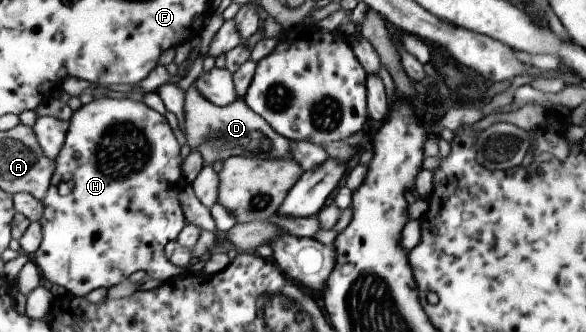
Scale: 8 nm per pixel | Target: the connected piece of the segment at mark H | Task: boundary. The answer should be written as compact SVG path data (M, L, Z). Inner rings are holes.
M102 97L91 100L87 104L81 105L78 109L72 112L70 119L68 120L69 126L67 126L67 132L65 134L65 138L63 141L63 146L61 146L61 150L59 150L59 154L57 154L57 158L54 160L55 168L53 168L53 174L51 174L51 180L49 180L49 189L45 192L45 196L43 200L40 202L43 205L42 215L39 221L39 226L41 227L41 240L39 244L39 248L34 252L33 256L31 256L31 261L35 263L37 270L41 276L41 279L44 283L48 284L58 284L59 286L63 286L66 291L69 291L73 296L76 297L84 297L88 292L91 292L94 288L109 288L128 276L135 272L136 270L143 270L146 272L149 279L153 280L161 280L161 282L166 281L168 278L175 277L176 275L181 274L185 269L180 266L175 266L169 262L169 258L165 256L165 252L163 252L163 246L169 242L169 240L176 240L176 236L179 234L179 231L185 226L184 216L181 210L181 205L179 204L177 195L179 194L179 190L181 190L181 186L179 185L183 182L182 173L181 173L181 156L179 156L179 144L177 144L177 138L173 136L173 130L169 127L167 120L164 116L161 116L159 112L155 112L151 107L145 106L143 101L137 102L137 100L131 100L131 98L110 98L110 97ZM61 180L66 181L69 183L71 190L67 192L67 194L59 194L59 190L57 190L57 186Z

